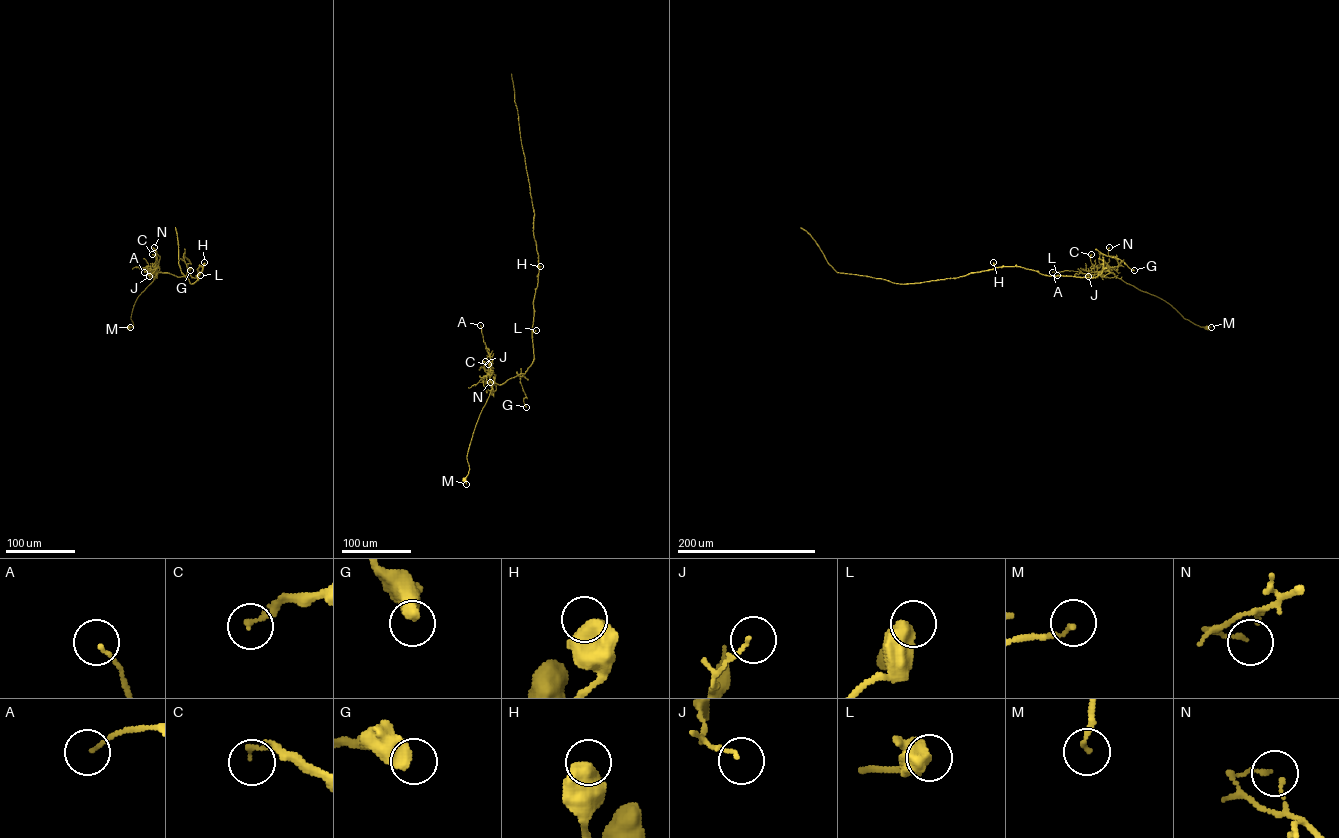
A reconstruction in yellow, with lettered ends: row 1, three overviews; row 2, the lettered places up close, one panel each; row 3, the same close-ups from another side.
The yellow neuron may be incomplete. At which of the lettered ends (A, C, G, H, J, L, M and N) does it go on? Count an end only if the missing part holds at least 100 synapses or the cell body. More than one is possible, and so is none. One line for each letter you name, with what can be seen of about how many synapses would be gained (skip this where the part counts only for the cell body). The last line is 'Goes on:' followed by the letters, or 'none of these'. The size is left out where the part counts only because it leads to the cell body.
Goes on: none of these

